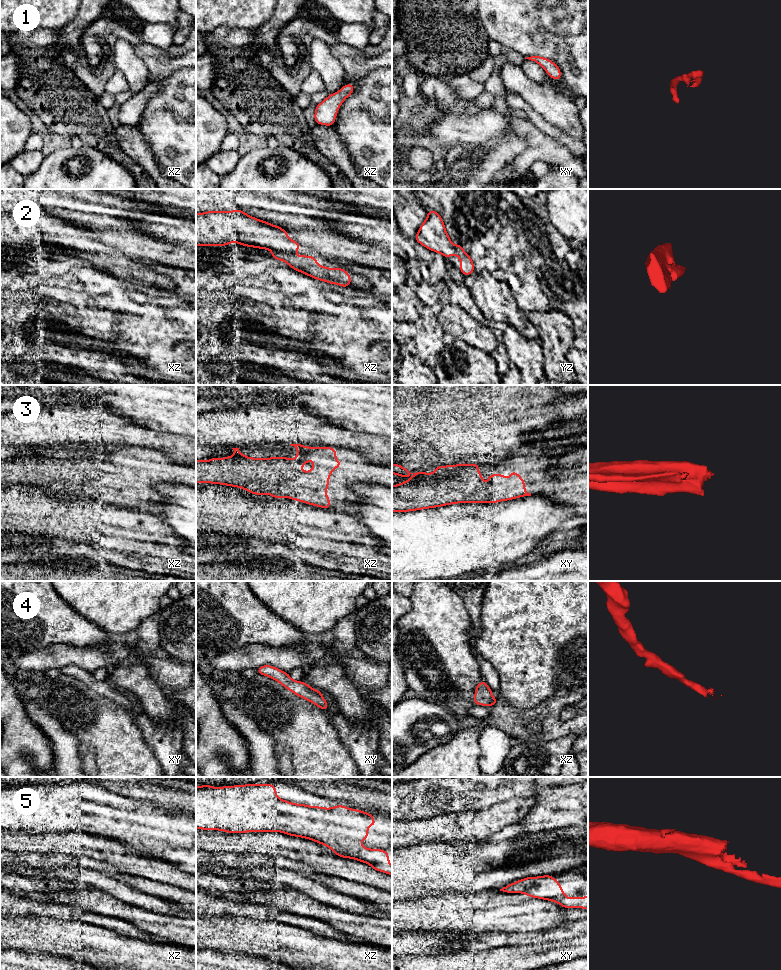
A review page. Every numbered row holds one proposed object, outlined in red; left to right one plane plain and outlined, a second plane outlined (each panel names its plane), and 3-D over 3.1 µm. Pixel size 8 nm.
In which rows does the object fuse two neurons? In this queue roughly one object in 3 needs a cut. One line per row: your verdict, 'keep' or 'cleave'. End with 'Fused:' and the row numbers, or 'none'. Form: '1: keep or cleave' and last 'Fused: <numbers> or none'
1: keep
2: keep
3: keep
4: keep
5: keep
Fused: none

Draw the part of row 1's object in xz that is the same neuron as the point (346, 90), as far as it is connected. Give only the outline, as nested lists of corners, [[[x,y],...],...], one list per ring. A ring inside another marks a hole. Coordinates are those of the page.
[[[346,84],[337,93],[329,94],[323,102],[316,105],[314,114],[316,123],[333,126],[338,109],[343,101],[351,95],[354,88],[354,85]]]

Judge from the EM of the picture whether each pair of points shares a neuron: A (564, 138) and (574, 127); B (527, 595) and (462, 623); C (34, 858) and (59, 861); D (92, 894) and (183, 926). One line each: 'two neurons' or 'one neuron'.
A: two neurons
B: two neurons
C: one neuron
D: one neuron

